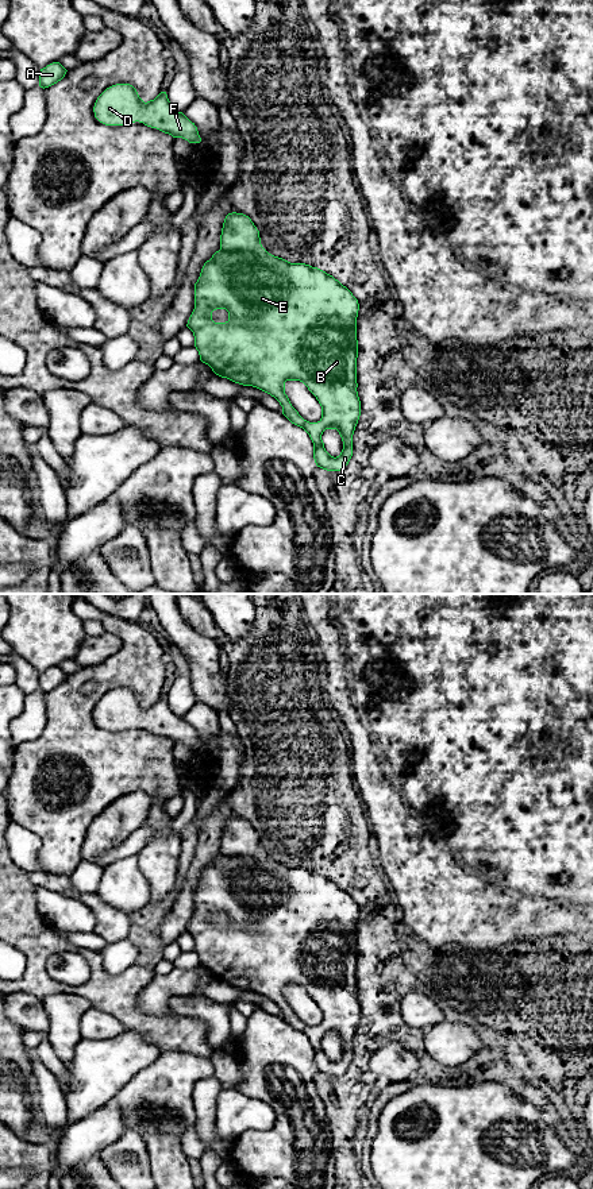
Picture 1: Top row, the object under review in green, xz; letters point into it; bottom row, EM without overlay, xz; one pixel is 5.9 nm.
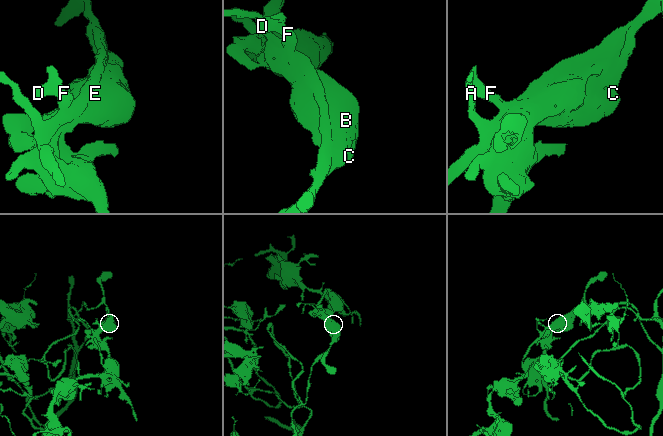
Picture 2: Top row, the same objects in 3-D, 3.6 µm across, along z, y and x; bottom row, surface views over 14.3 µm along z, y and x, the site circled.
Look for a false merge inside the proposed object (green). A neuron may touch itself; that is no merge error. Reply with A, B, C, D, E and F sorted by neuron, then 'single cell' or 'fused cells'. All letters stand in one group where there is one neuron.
A B C D E F; single cell

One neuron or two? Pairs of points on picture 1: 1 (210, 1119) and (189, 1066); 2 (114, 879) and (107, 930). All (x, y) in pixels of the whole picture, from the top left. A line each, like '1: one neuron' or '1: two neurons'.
1: two neurons
2: two neurons

